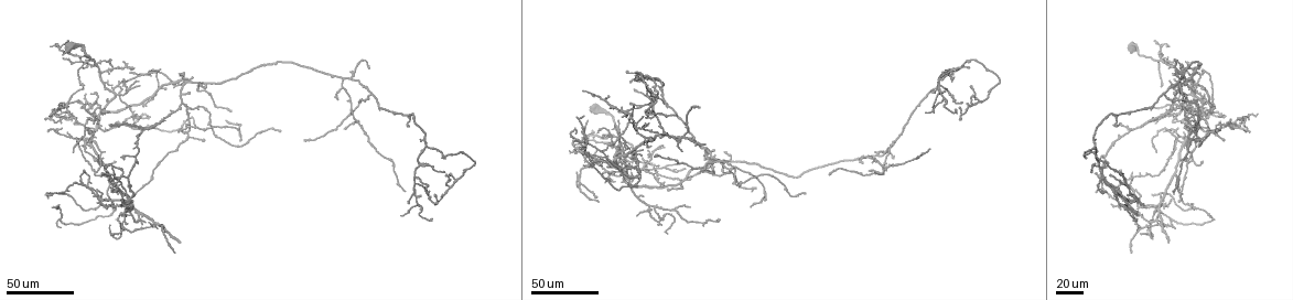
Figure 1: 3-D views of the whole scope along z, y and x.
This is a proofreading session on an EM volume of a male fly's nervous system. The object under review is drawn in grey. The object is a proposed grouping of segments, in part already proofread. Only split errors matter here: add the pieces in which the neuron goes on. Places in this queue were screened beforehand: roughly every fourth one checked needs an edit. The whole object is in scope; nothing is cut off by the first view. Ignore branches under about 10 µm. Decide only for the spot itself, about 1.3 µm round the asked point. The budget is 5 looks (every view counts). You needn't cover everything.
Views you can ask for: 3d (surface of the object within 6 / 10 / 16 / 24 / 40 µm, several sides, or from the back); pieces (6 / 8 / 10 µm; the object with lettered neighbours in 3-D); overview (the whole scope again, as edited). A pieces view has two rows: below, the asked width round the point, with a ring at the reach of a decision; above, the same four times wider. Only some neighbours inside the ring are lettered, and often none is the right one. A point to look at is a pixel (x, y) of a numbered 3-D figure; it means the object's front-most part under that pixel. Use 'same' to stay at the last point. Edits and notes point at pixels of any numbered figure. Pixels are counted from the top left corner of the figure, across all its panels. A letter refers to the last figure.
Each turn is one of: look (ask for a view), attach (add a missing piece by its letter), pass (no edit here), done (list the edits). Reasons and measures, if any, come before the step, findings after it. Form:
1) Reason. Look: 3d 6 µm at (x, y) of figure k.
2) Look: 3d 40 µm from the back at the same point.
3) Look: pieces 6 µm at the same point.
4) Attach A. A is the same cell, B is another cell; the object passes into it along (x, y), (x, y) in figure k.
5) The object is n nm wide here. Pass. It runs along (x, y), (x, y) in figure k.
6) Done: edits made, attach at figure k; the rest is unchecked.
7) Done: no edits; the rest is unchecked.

Free end. Look: 3d 40 µm at (1103, 191) of figure 1.

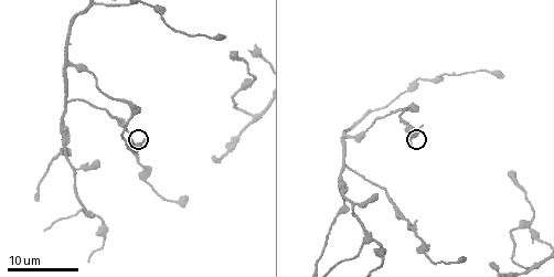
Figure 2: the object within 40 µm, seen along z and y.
Look: pieces 8 µm at (412, 146) of figure 2.

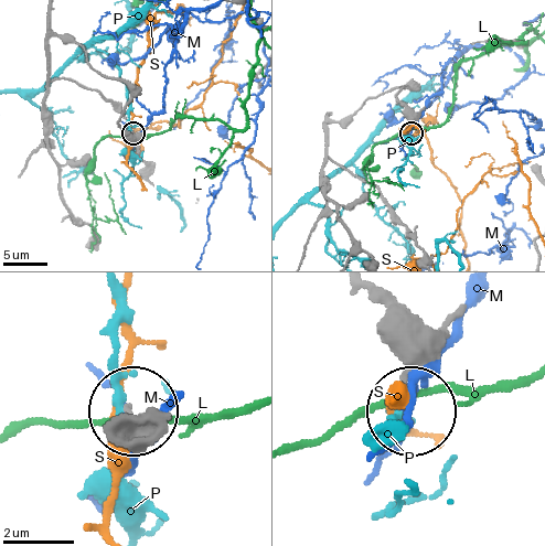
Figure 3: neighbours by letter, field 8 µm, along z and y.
The object is 110 nm wide here. Pass. L, M, P and S are other cells; none of them fits.

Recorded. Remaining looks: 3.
Free end. Look: 3d 40 µm at (154, 73) of figure 1.

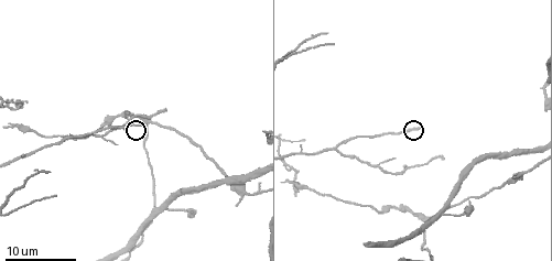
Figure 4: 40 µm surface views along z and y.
Look: pieces 6 µm at (141, 124) of figure 4.

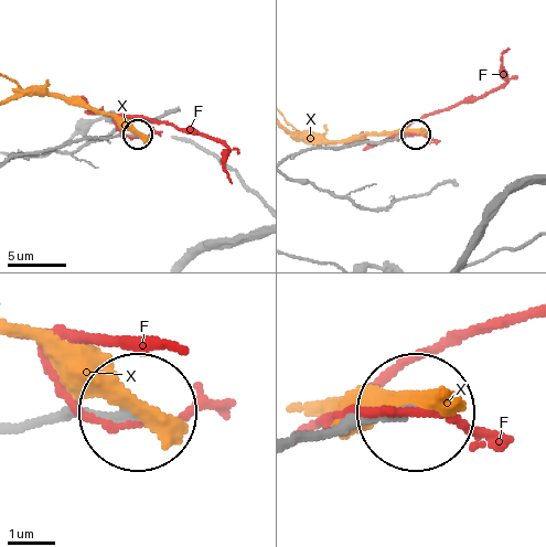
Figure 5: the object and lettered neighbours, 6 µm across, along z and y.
Pass. F and X are other cells; it runs along (295, 157), (313, 149), (381, 143), (416, 135) in figure 5; none of them fits.

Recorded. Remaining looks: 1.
Done: no edits; the rest is unchecked.

